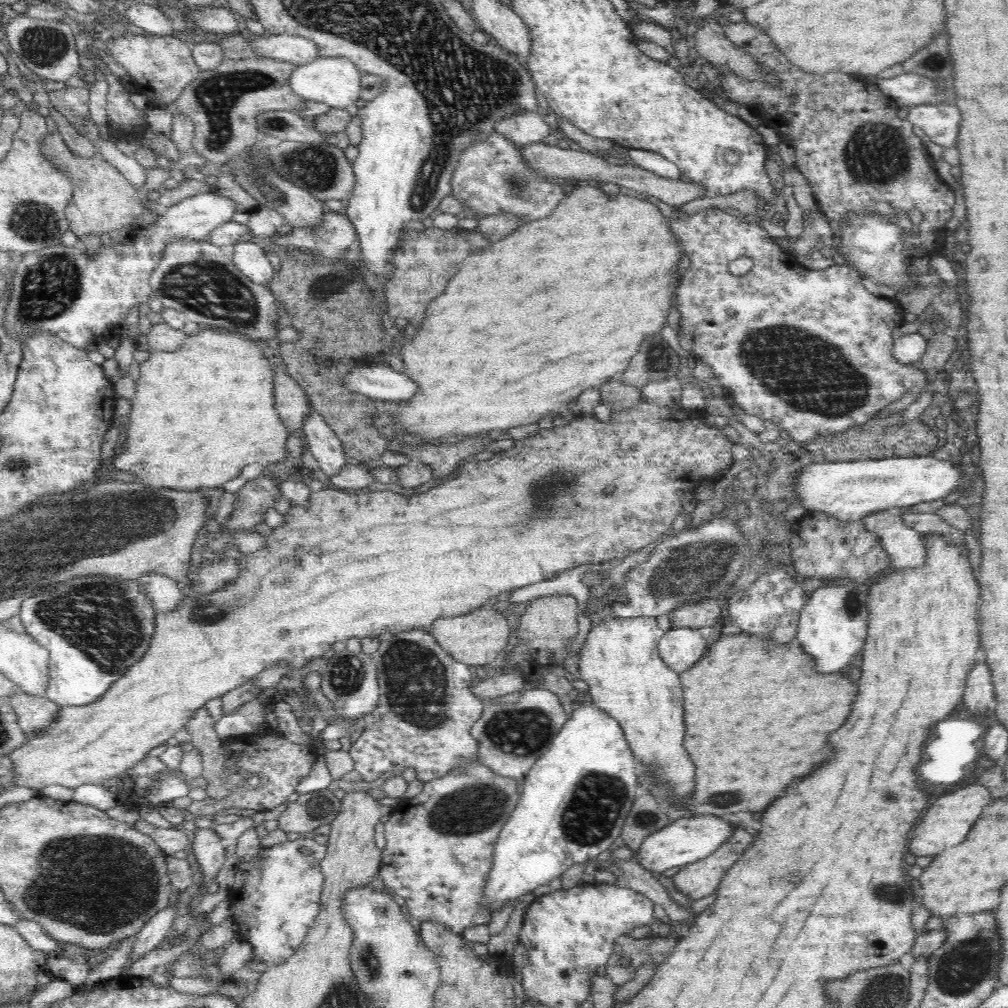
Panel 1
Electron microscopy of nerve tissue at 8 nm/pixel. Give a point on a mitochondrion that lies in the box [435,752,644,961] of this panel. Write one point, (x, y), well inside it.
(594, 808)

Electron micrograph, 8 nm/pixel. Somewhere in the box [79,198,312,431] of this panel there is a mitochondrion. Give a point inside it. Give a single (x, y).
(211, 290)

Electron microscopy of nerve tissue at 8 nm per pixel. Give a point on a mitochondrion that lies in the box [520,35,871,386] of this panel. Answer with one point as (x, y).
(657, 358)

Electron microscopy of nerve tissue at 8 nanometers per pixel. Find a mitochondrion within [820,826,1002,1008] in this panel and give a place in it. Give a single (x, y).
(965, 966)

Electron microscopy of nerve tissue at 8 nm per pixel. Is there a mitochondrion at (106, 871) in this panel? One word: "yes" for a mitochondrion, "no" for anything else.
yes

